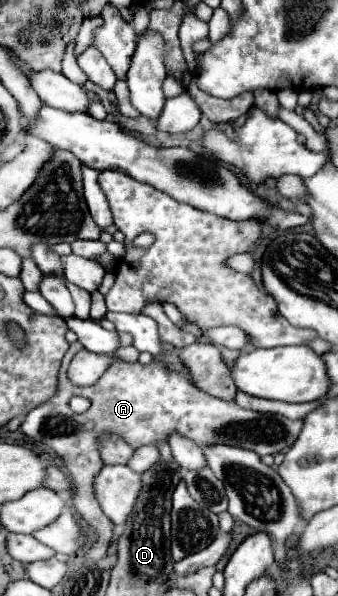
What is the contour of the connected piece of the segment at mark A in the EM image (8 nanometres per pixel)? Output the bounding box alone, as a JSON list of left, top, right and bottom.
[20,341,302,563]

